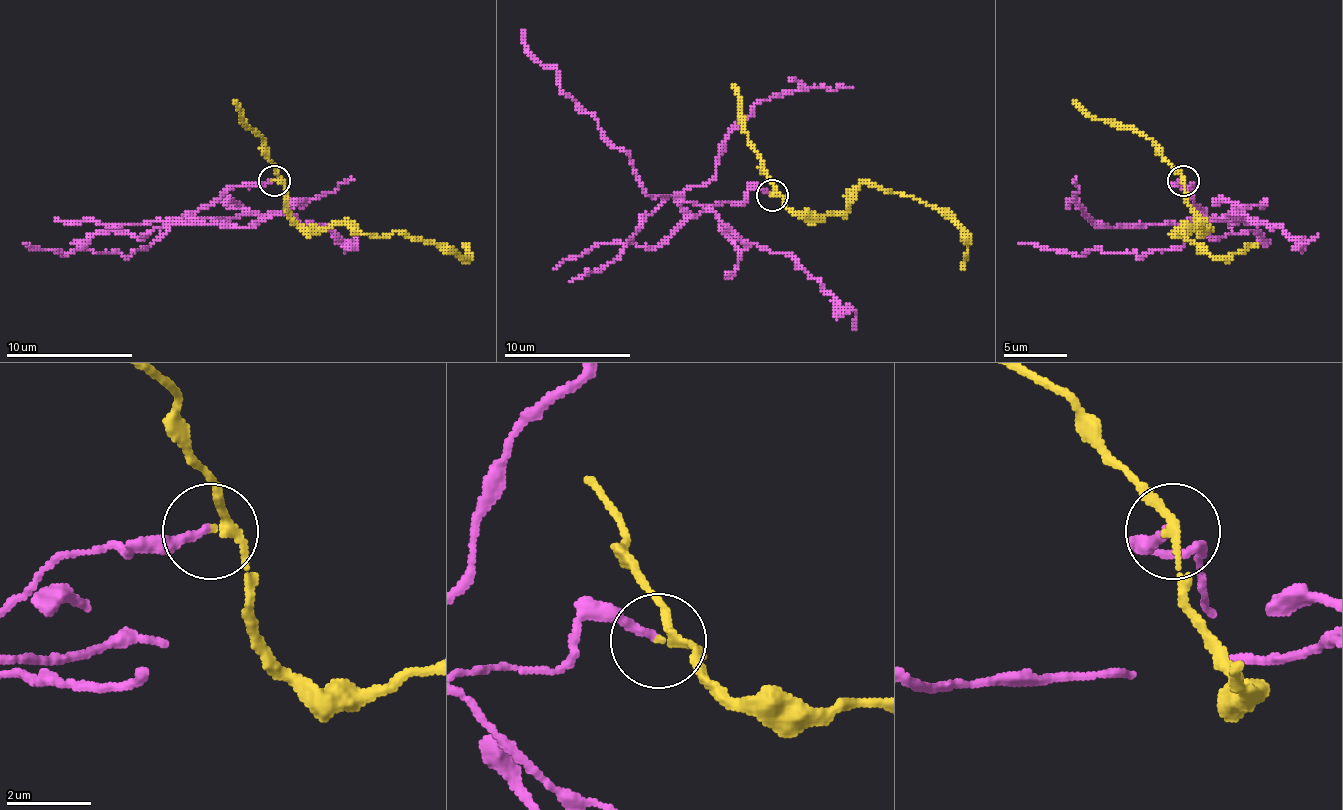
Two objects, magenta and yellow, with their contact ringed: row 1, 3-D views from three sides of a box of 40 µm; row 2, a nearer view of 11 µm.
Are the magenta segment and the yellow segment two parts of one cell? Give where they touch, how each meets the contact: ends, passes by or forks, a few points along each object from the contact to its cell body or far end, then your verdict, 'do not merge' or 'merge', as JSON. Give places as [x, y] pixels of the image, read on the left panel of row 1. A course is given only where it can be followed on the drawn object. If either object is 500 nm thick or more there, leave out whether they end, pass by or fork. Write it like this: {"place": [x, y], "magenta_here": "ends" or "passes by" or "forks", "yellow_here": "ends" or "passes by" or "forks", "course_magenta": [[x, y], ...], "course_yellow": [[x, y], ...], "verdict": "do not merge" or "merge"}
{"place": [274, 181], "magenta_here": "ends", "yellow_here": "passes by", "course_magenta": [[275, 180], [230, 186], [128, 256], [90, 250], [64, 256], [33, 250], [23, 243]], "course_yellow": [[275, 180], [306, 227], [405, 231], [456, 256], [469, 253], [462, 243]], "verdict": "do not merge"}

